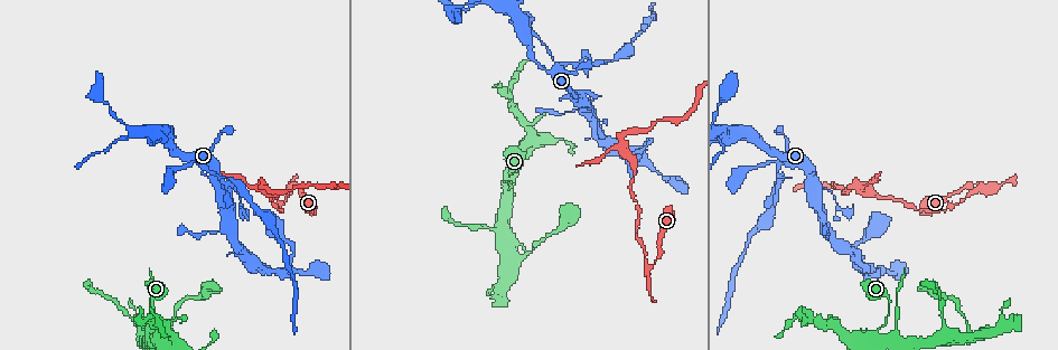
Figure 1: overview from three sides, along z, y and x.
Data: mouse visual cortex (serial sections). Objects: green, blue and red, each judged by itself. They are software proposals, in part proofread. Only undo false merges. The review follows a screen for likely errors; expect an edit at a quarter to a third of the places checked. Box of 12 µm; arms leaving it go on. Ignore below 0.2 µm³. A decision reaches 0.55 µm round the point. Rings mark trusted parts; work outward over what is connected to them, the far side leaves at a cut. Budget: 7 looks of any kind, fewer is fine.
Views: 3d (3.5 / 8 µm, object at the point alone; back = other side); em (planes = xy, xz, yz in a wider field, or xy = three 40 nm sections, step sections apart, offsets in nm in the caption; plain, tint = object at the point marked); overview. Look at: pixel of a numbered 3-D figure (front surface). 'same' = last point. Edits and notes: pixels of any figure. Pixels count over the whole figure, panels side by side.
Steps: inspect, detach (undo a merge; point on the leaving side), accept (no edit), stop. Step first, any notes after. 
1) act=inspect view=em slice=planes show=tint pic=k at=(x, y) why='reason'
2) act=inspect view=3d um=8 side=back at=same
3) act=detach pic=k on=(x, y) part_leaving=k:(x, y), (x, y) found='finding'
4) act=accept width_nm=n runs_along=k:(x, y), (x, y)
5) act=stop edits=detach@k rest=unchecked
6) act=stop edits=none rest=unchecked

act=inspect view=3d um=3.5 pic=1 at=(652, 264) why='narrows sharply'

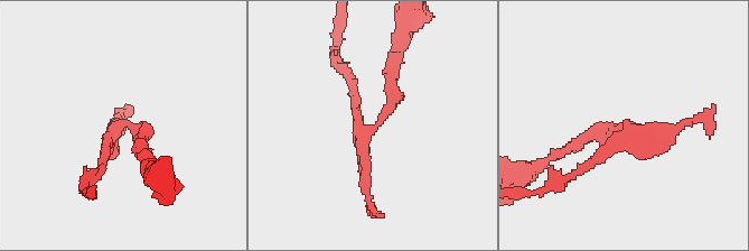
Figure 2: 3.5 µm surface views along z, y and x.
act=inspect view=em slice=xy step=5 show=tint pic=2 at=(375, 127) why='shape alone is not enough'

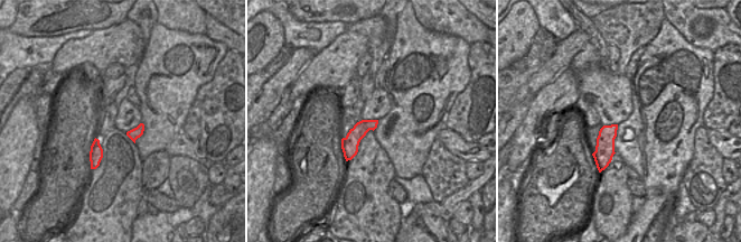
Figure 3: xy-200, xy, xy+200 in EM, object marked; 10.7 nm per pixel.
act=accept runs_along=2:(393, 65), (393, 108), (368, 131), (352, 85) found='all the same cell'

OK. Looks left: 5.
act=inspect view=3d um=3.5 pic=1 at=(156, 330) why='four arms meet'

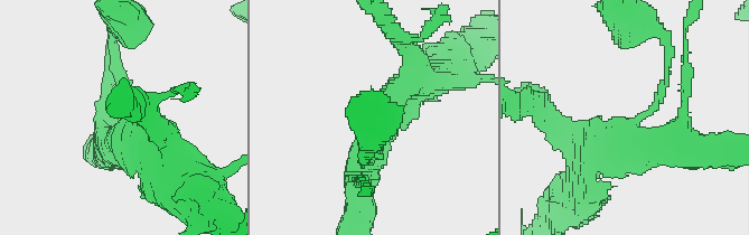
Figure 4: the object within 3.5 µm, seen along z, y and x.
act=accept arms=4 arm_widths_nm=100,250,400,450 runs_along=4:(667, 58), (662, 93), (633, 131), (687, 151) found='one cell here'

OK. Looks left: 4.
act=inspect view=em slice=xy step=3 show=tint pic=1 at=(628, 134) why='sudden change in width'

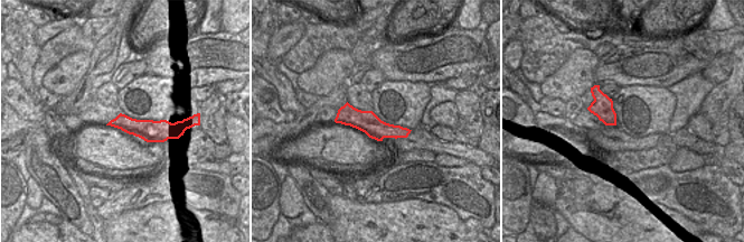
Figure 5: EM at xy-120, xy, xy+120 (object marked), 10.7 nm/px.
act=inspect view=3d um=3.5 at=same

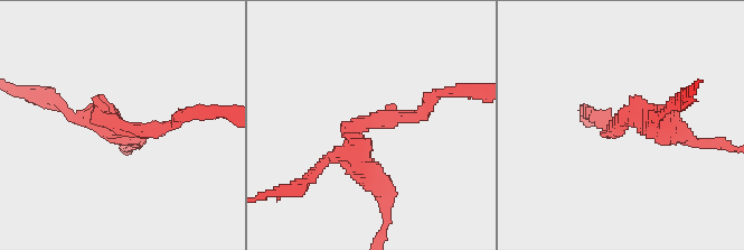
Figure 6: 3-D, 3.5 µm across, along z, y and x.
act=accept runs_along=6:(672, 133), (595, 117) found='continuous, no second cell'

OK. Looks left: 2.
act=stop edits=none rest=unchecked

